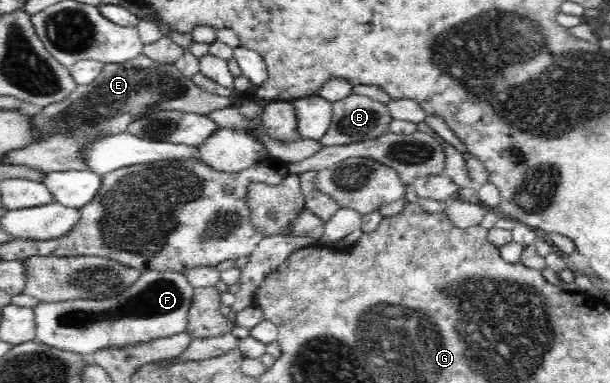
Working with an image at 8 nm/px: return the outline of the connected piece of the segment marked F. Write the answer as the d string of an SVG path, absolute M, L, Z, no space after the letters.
M147 270L122 294L107 299L70 299L35 305L37 339L49 347L90 356L101 349L123 349L185 331L194 287L177 271Z

